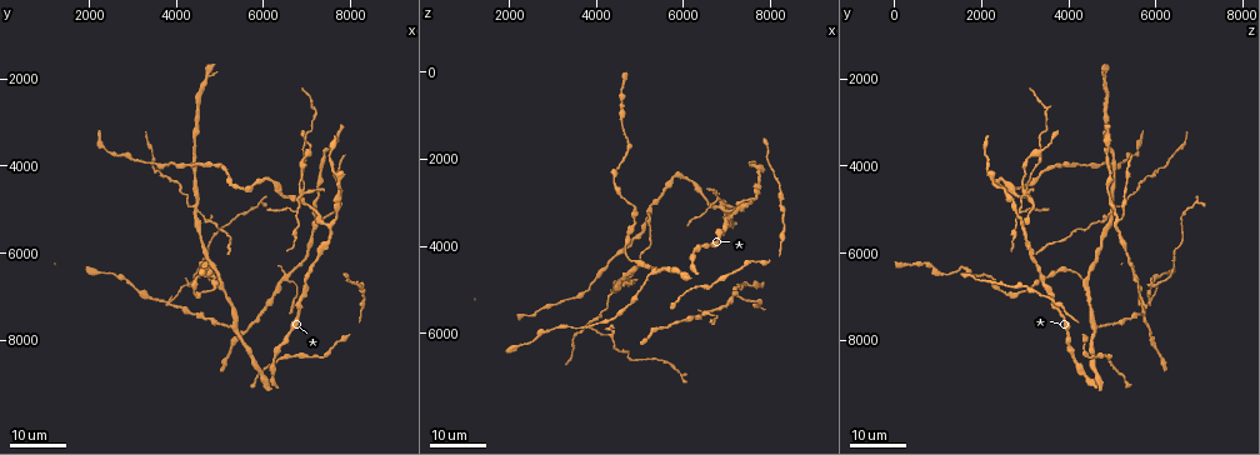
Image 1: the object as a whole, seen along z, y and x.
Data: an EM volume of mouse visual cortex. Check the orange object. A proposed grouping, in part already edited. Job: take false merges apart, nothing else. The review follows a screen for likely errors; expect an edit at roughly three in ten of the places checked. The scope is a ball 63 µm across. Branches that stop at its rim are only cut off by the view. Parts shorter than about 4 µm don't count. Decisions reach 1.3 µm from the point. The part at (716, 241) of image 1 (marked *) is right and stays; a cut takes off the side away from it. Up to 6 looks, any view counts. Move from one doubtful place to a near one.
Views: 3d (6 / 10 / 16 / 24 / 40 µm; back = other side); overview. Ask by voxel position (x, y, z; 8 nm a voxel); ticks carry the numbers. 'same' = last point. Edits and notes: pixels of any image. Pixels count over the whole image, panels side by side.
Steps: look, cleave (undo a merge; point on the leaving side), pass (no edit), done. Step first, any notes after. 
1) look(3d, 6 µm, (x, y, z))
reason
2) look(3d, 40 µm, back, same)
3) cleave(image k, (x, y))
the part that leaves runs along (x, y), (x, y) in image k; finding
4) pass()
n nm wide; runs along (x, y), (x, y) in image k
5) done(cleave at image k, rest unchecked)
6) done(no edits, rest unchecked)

look(3d, 24 µm, (6800, 4650, 3050))
four or more arms meet

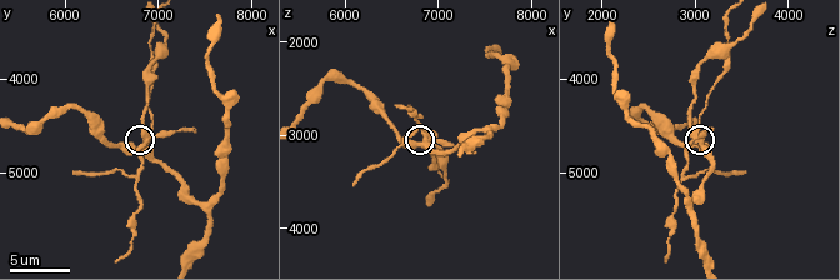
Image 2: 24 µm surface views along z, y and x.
look(3d, 6 µm, (6900, 4650, 3000))
closer look

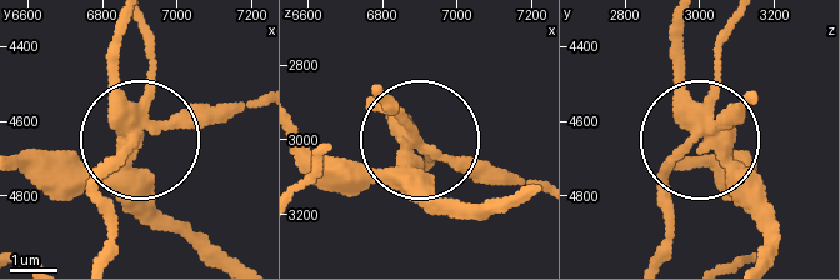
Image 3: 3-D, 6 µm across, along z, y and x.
cleave(image 3, (146, 56))
340 nm wide; the part that leaves runs along (133, 120), (156, 65), (148, 29) in image 3; a second cell is stuck on

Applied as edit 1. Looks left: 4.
look(overview)
redraw

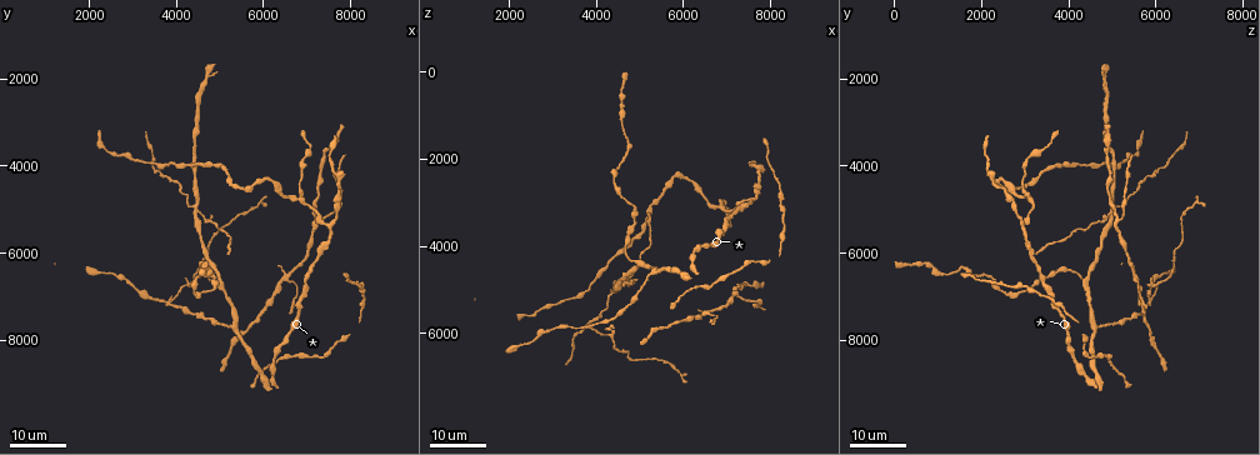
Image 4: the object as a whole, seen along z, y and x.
look(3d, 24 µm, (6500, 6550, 5500))
four arms meet

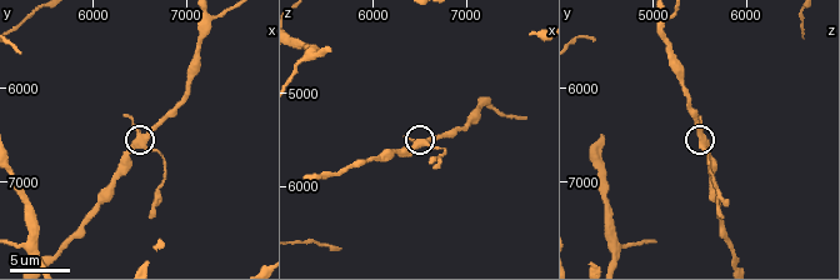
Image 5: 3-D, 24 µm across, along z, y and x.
look(3d, 10 µm, (6550, 6600, 5550))
closer look

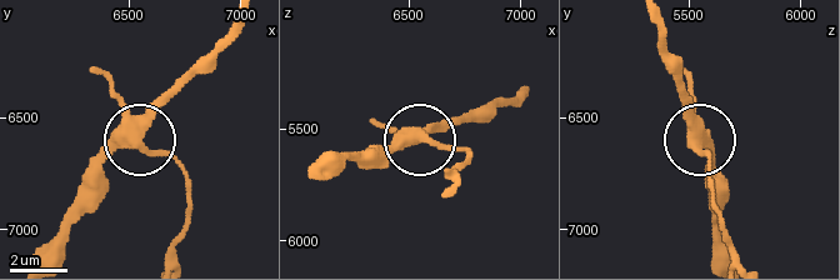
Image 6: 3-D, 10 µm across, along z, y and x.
pass()
390 nm wide; all the same cell

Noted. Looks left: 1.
done(cleave at image 3, rest unchecked)

